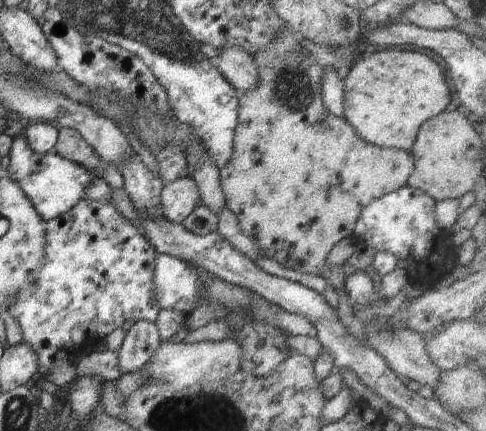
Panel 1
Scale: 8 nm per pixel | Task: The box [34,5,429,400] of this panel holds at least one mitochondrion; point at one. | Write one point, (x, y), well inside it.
(293, 88)

